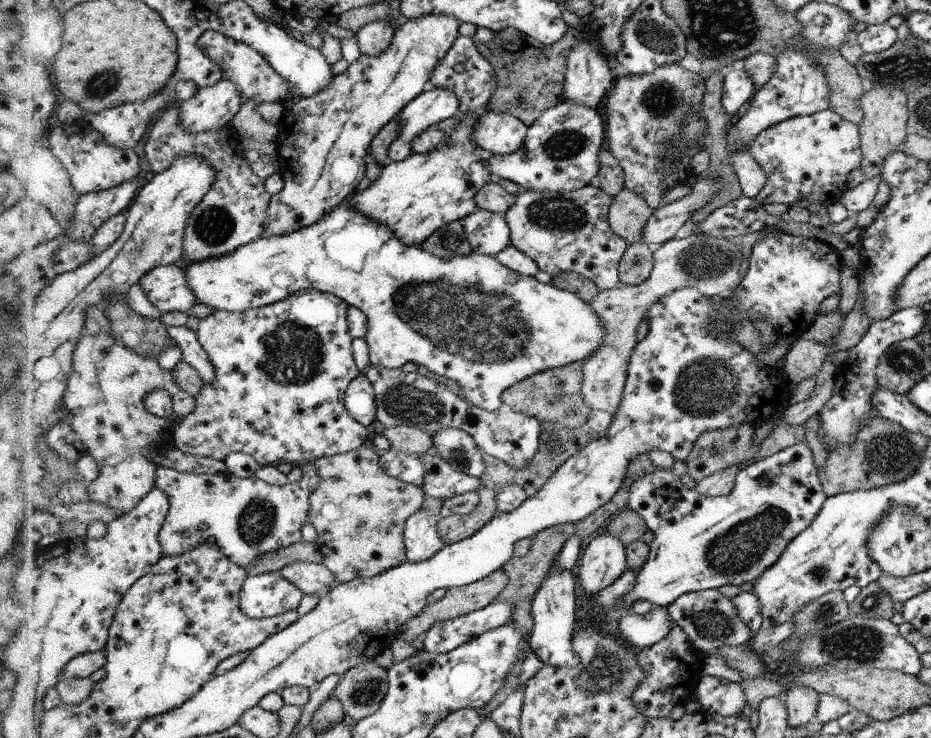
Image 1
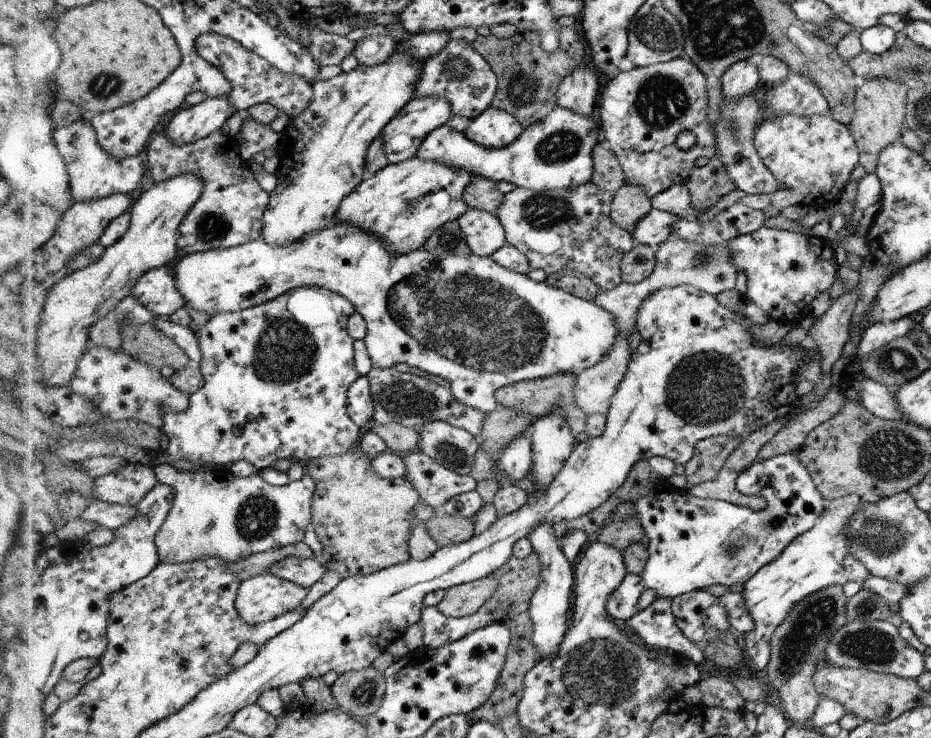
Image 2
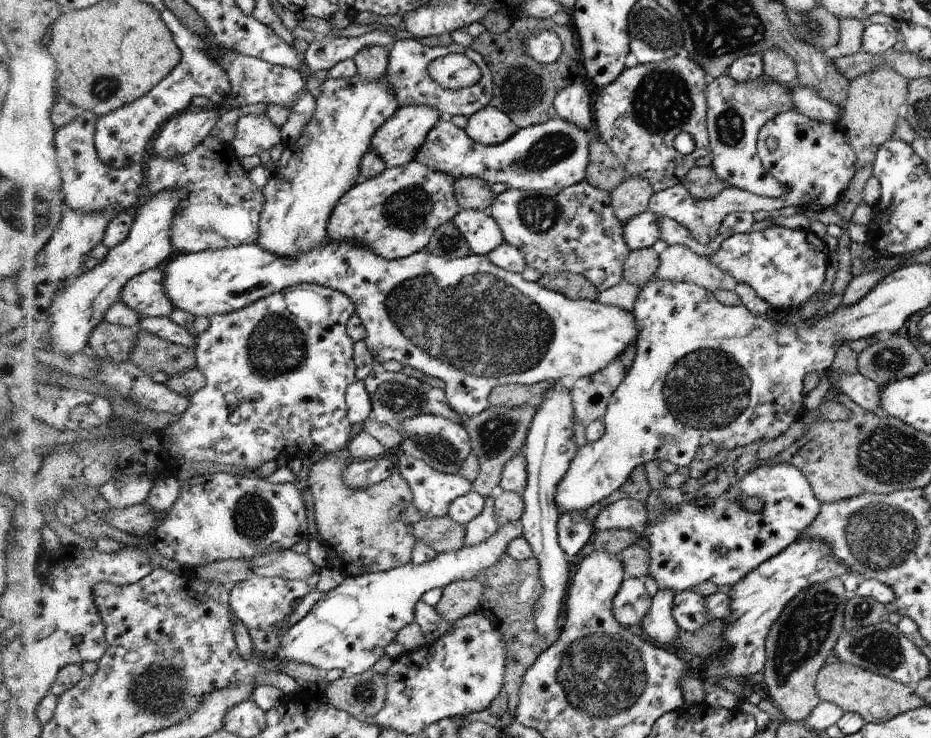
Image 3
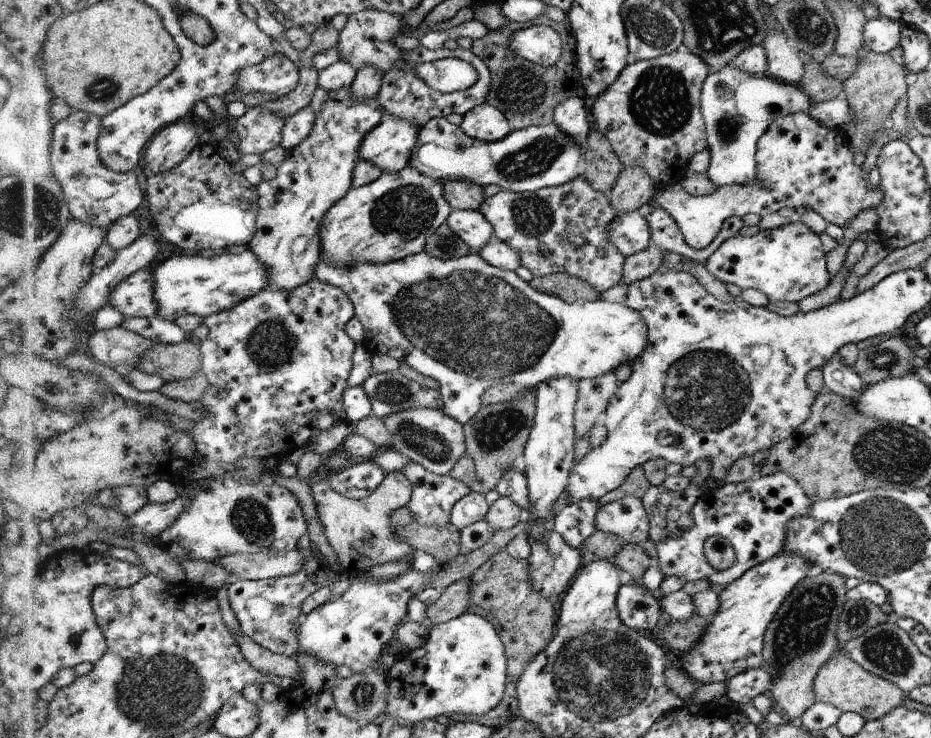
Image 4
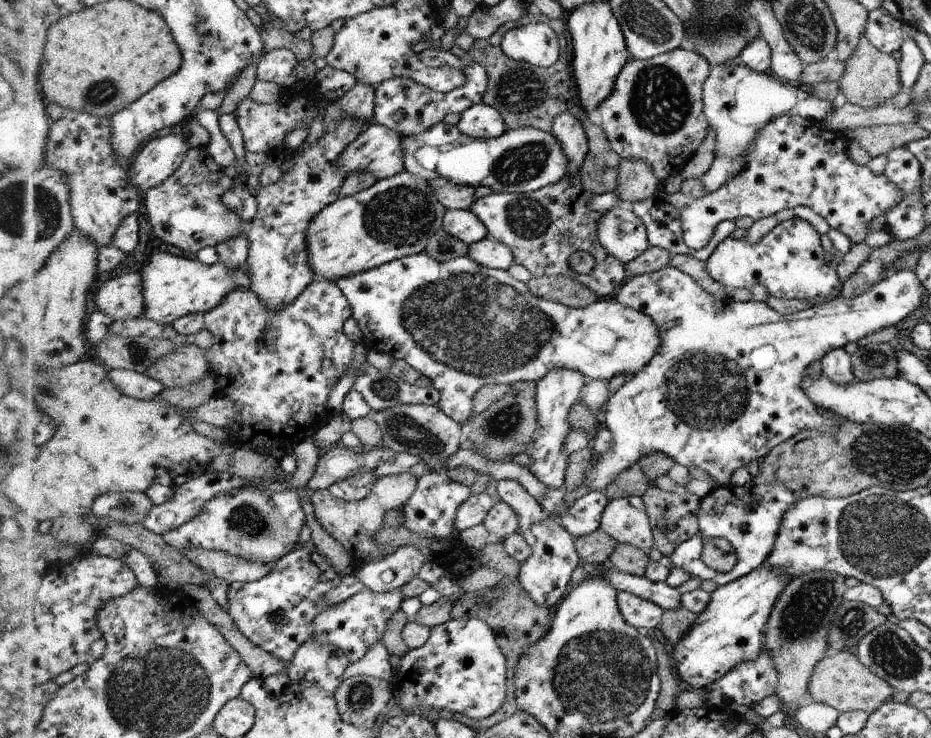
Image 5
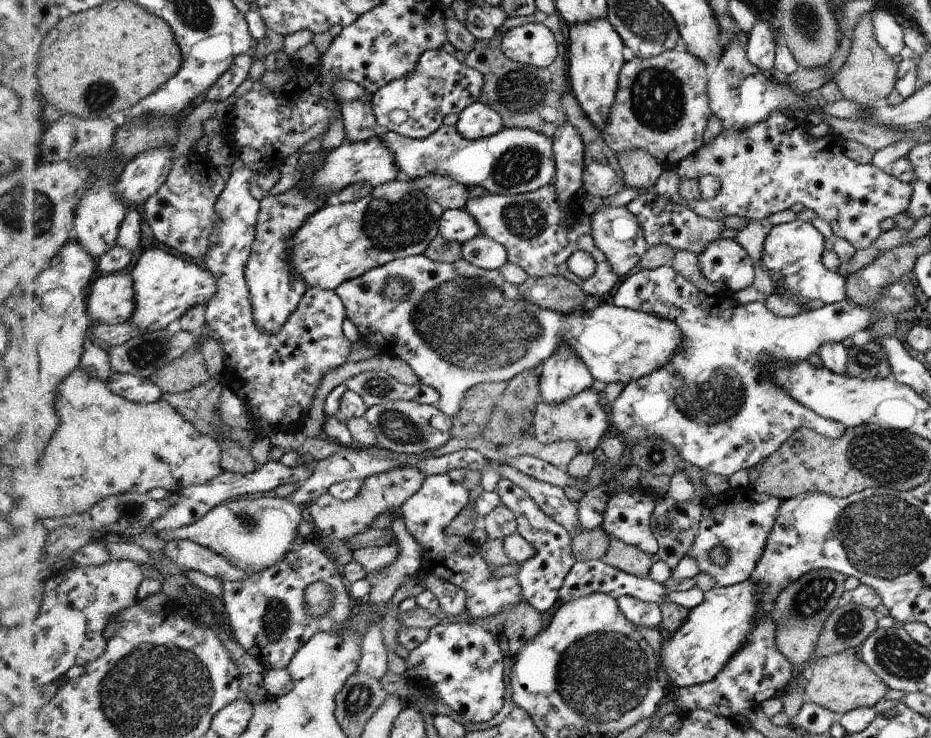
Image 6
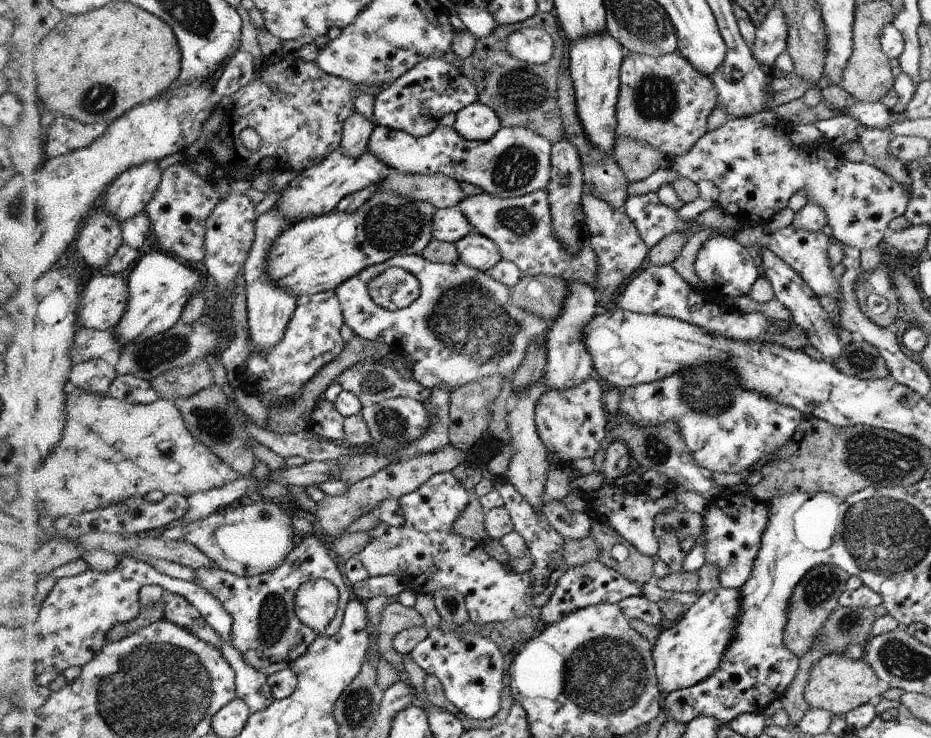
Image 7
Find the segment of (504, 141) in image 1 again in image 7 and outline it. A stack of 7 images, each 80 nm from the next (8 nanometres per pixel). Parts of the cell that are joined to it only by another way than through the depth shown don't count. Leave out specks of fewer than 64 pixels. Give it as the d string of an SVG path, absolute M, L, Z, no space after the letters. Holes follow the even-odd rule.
M479 101L466 106L456 113L453 128L468 141L492 139L502 127L500 118L494 109Z

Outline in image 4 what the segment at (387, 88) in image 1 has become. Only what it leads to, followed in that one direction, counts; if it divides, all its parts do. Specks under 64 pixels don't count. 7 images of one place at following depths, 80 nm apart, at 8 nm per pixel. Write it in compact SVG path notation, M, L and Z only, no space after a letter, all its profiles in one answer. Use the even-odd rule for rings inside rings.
M349 87L328 92L327 99L321 114L315 118L313 131L293 151L286 152L285 159L277 167L276 177L258 186L259 228L255 239L248 246L271 269L270 289L273 291L294 291L314 276L322 254L322 241L319 237L322 222L330 208L350 190L363 140L384 119L383 108L377 96L371 101L358 101Z

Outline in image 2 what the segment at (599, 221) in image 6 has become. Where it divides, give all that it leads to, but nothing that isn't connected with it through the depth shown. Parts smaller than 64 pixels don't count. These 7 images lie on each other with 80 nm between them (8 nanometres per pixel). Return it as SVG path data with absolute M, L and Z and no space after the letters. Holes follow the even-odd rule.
M651 209L631 232L634 244L658 246L668 241L671 228L680 220L669 212Z

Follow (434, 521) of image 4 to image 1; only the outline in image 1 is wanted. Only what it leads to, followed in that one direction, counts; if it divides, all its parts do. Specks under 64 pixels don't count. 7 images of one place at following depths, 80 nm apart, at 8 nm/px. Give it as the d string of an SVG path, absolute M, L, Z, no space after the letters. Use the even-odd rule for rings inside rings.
M432 451L419 455L419 459L425 470L421 488L426 496L445 501L456 495L477 491L483 486L479 477L458 472L448 461Z

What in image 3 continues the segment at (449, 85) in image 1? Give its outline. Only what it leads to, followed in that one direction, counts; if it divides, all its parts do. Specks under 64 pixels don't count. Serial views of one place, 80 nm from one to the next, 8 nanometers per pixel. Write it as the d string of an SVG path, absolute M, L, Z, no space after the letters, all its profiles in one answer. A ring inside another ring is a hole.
M402 39L389 50L389 63L385 70L385 78L389 81L391 93L395 96L398 108L425 106L436 109L442 118L450 118L455 114L462 114L467 118L476 111L488 106L494 94L494 77L490 66L480 53L474 52L471 47L464 48L456 43L450 46L427 46L417 40ZM456 53L466 55L480 70L480 80L468 88L451 91L442 88L430 76L427 68L433 60Z

